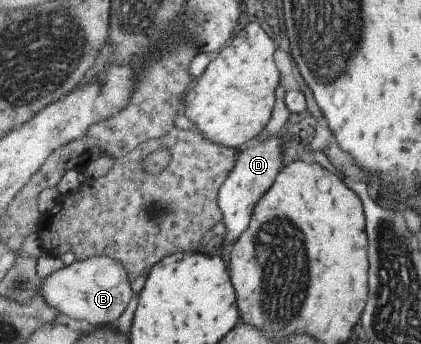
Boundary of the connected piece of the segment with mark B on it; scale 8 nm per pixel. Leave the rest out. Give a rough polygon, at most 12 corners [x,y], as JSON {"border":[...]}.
{"border":[[91,256],[51,273],[45,301],[116,326],[133,299],[127,269]]}

